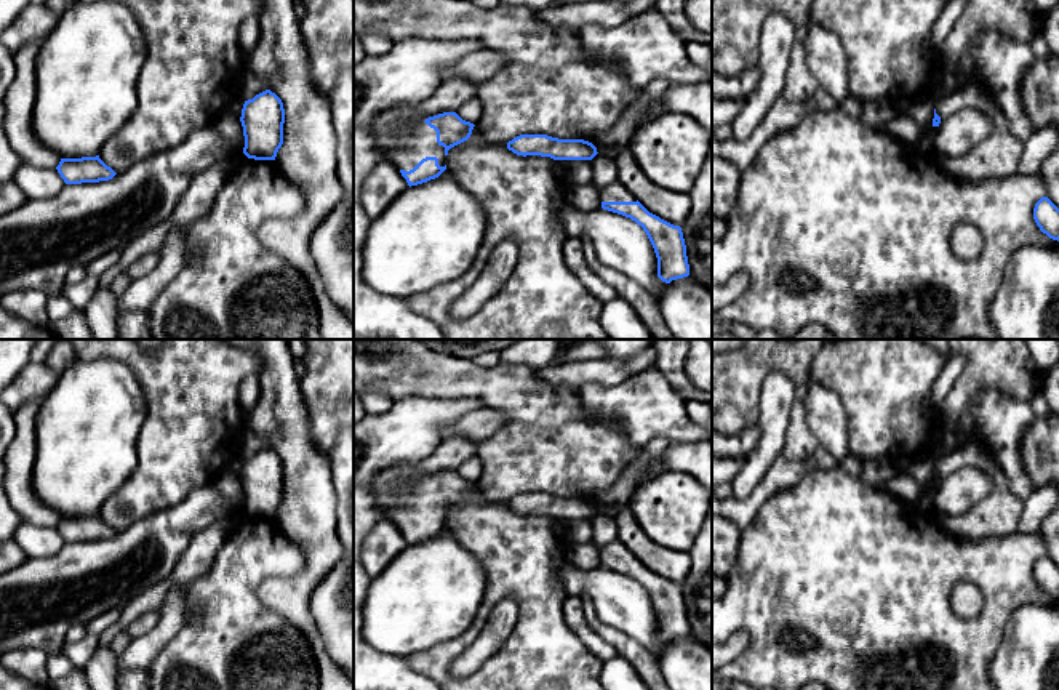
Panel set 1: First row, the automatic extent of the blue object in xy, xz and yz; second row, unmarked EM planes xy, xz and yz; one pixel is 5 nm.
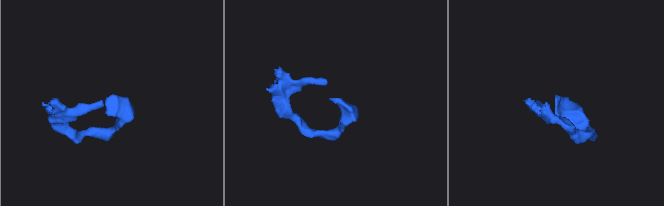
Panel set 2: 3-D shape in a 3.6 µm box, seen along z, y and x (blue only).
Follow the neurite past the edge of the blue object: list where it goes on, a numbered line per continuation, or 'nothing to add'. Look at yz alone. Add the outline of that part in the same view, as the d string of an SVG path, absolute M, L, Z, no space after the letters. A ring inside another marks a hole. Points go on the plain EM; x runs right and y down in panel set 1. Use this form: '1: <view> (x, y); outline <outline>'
1: yz (922, 468); outline M920 453L910 466L910 471L920 487L920 490L933 488L934 477L934 458L931 455Z

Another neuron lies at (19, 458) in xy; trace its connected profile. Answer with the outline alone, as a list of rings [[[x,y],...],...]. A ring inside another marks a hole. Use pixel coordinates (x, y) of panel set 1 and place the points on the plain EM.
[[[35,399],[13,411],[16,435],[8,447],[5,464],[5,491],[10,504],[24,522],[42,527],[56,527],[61,515],[48,507],[34,491],[32,475],[37,458],[35,416],[43,399]]]

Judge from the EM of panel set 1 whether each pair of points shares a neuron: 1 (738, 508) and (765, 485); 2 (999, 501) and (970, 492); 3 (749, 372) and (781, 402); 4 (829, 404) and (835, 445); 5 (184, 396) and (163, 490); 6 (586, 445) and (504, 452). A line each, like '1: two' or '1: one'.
1: one
2: two
3: two
4: one
5: one
6: one

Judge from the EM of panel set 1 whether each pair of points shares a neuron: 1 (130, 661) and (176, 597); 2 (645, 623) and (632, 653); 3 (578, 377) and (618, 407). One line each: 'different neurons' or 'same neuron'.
1: same neuron
2: different neurons
3: different neurons

